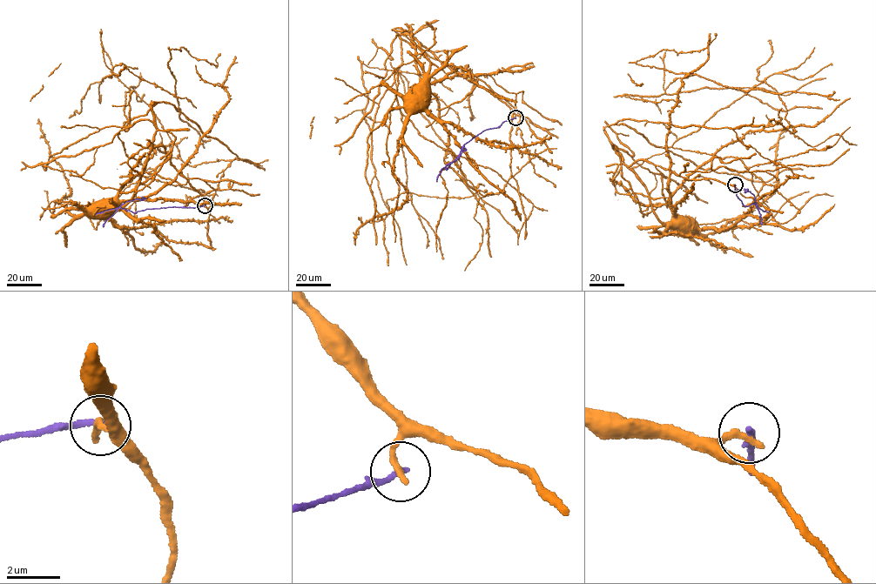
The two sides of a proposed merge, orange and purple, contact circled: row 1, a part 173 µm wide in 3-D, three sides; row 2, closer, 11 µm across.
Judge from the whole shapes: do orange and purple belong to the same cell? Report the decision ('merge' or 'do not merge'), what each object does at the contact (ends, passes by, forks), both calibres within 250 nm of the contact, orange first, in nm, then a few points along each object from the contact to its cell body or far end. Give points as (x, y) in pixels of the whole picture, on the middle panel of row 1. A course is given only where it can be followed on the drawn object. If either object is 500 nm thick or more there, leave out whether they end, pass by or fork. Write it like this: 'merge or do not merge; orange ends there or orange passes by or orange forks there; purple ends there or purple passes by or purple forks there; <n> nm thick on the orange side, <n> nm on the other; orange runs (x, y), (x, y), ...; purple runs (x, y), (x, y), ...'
do not merge; orange ends there; purple ends there; 280 nm thick on the orange side, 220 nm on the other; orange runs (515, 117), (512, 109), (484, 82), (463, 72), (460, 67), (427, 83), (426, 77); purple runs (515, 117), (478, 134), (464, 144), (461, 156), (450, 164), (462, 151)

